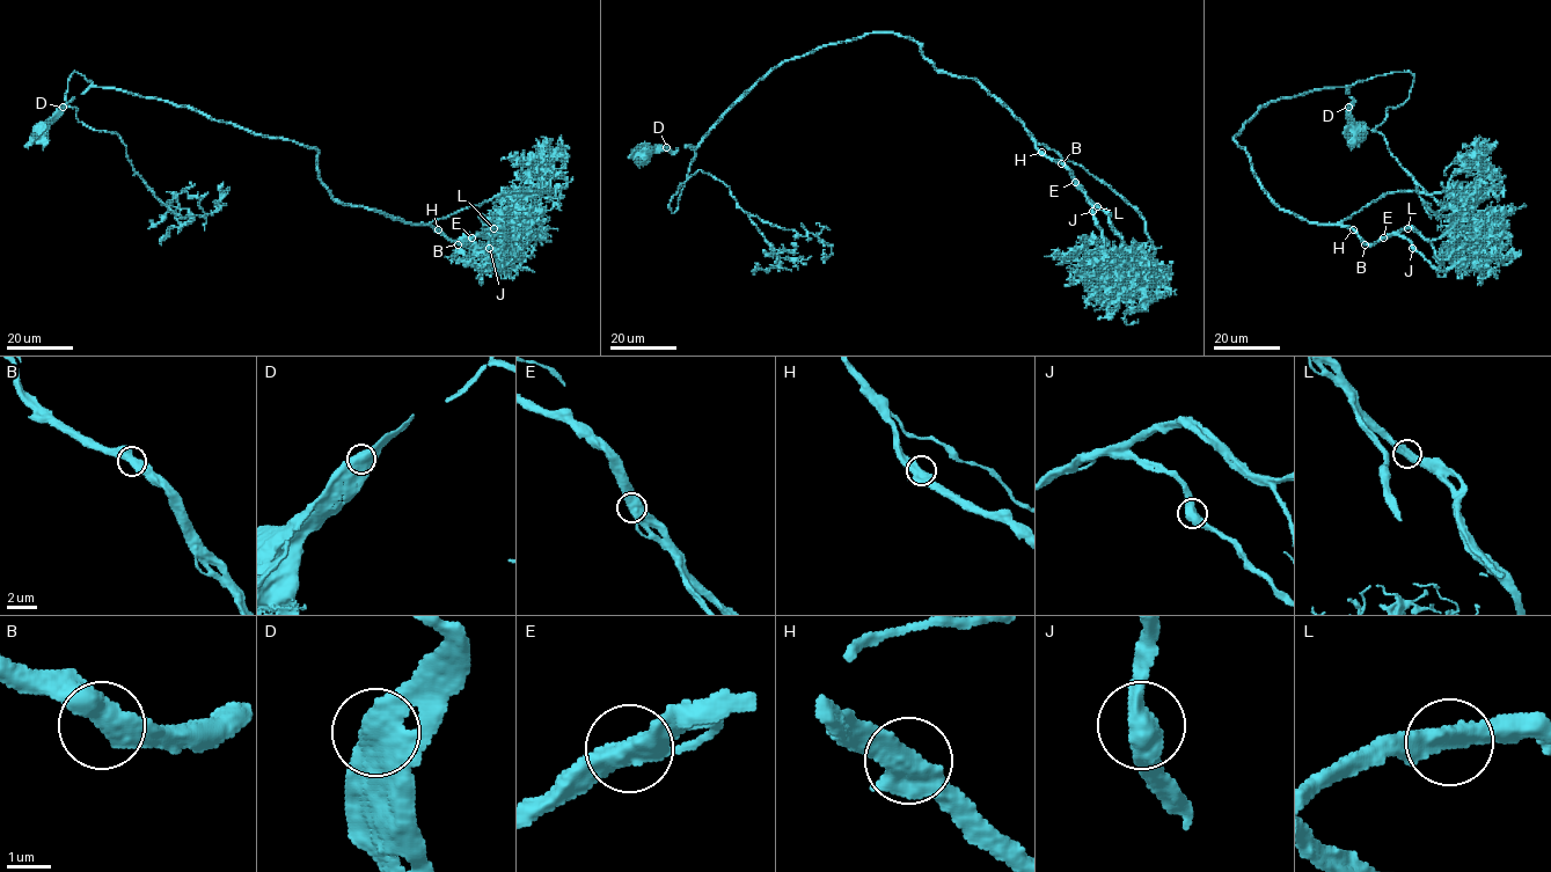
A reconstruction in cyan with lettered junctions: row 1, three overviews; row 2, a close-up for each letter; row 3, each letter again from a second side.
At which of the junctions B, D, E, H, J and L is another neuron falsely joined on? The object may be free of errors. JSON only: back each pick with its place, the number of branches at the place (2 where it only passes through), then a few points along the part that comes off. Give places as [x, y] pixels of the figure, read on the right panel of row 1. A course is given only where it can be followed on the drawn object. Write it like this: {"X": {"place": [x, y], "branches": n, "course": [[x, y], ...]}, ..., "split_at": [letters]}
{"split_at": []}

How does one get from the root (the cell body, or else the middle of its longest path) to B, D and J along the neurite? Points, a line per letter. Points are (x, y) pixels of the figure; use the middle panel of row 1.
B: (642, 159), (658, 147), (695, 147), (785, 60), (895, 33), (916, 41), (939, 72), (975, 79), (1061, 163)
D: (642, 159), (658, 147), (666, 147)
J: (642, 159), (695, 147), (785, 60), (895, 33), (939, 72), (994, 95), (1067, 168), (1092, 211)

